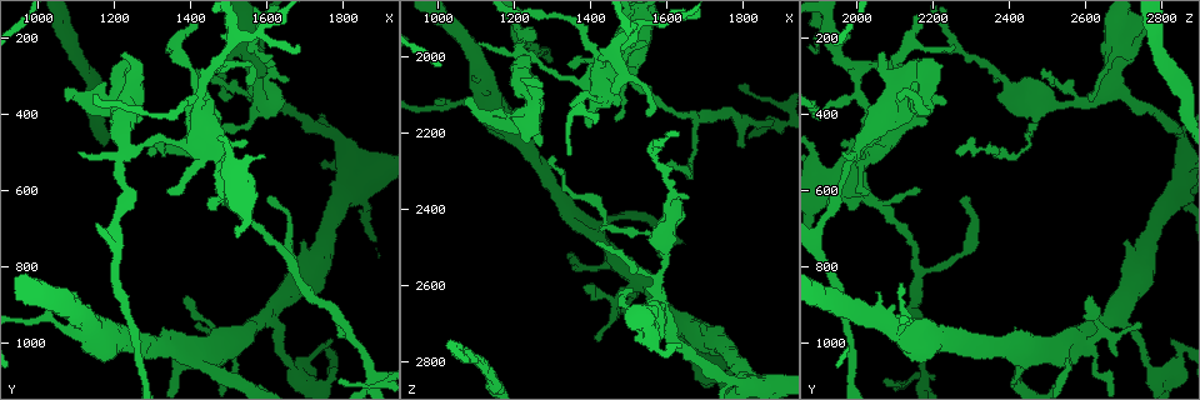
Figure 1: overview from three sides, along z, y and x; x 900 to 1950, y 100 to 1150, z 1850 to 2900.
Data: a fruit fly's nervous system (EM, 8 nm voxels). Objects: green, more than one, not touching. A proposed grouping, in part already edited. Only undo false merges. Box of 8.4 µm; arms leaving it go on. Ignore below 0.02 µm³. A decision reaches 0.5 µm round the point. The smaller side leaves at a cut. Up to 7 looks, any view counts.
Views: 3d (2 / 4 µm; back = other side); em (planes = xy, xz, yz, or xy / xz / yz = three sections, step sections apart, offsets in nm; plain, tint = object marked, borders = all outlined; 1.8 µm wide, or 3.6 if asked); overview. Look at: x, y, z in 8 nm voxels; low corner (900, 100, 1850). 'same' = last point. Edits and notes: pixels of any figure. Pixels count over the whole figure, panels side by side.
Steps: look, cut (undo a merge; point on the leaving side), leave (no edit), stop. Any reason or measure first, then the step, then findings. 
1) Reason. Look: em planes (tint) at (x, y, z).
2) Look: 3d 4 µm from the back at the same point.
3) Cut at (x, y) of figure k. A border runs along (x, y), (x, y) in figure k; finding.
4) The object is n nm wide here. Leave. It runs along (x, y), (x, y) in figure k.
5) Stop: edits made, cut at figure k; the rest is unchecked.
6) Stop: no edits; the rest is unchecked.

Arms part here. Look: em planes (tint) at (1240, 495, 1990).

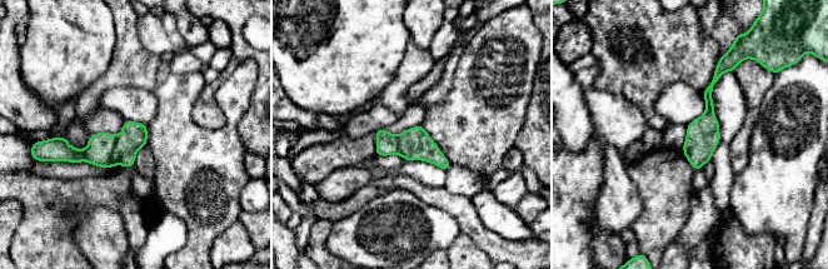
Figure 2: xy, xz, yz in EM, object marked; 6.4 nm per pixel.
Cut at (99, 152) of figure 2. The part that leaves runs along (722, 64), (708, 90), (711, 109) in figure 2; two neurons meet here.

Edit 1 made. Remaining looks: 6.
Four arms meet. Look: 3d 4 µm at (1425, 350, 2000).

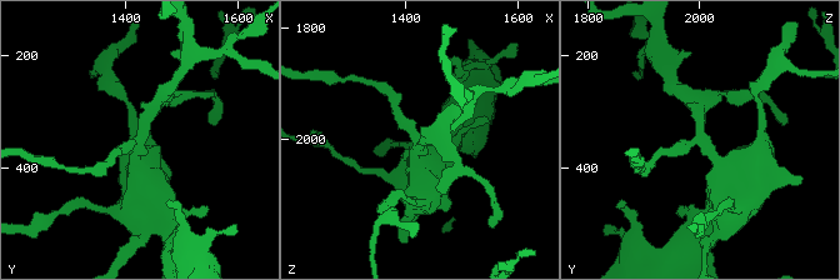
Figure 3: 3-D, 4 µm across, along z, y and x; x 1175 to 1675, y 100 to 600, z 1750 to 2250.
4 arms meet here. Look: em xz step 16 (tint) at (1430, 345, 2000).

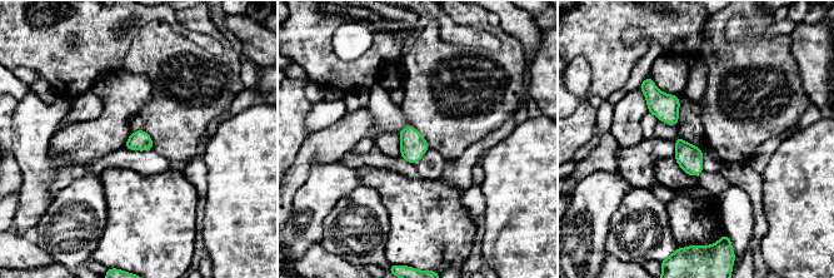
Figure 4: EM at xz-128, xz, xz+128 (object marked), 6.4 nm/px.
Look: em planes (tint) at the same point.

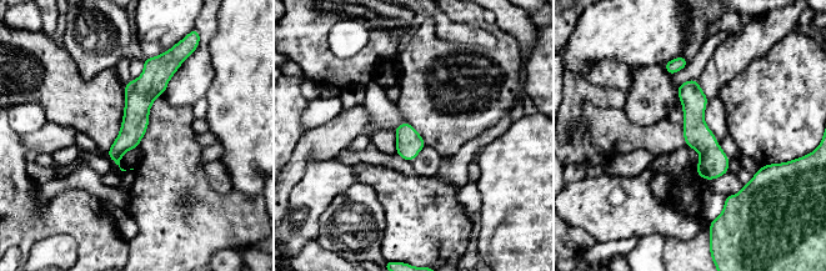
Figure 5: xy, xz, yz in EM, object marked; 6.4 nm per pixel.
Leave. It runs along (148, 64), (148, 86), (116, 159) in figure 5; continuous, no second neuron.

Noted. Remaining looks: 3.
Sharp bend. Look: 3d 2 µm from the back at (1430, 1045, 2545).

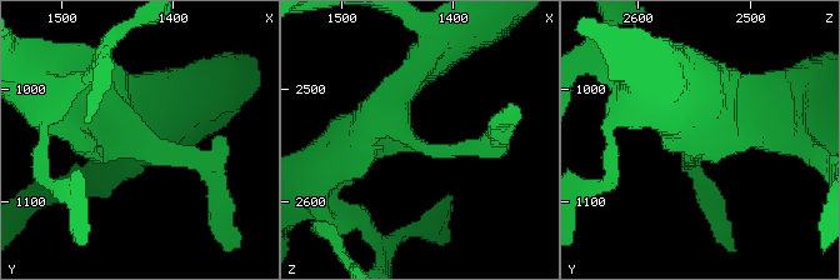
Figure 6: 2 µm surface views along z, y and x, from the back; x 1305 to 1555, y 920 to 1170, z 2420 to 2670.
Look: em yz step 4 (tint) at (1436, 1038, 2542).

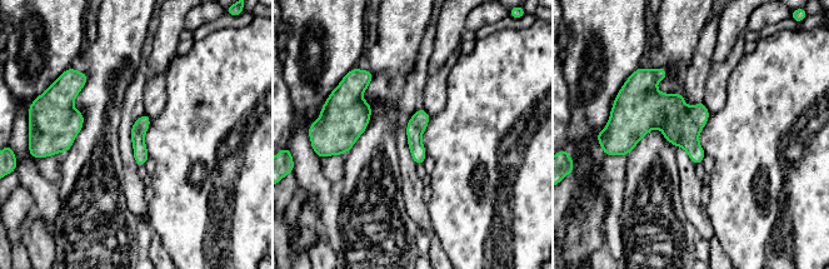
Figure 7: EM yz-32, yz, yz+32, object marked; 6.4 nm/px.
Look: em xz step 4 (borders) at the same point.

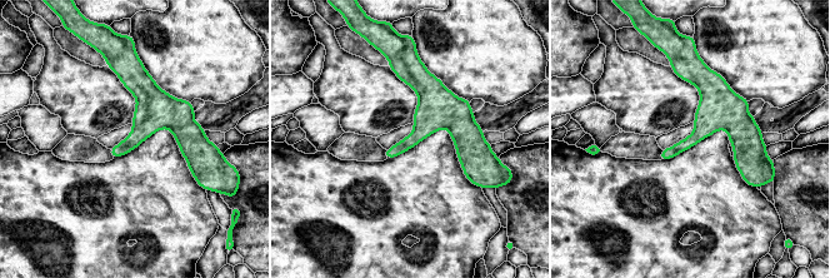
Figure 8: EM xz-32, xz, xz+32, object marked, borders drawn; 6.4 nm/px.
Leave. Continuous, no second neuron.

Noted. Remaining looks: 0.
Stop: edits made, cut at figure 2; the rest is unchecked.

